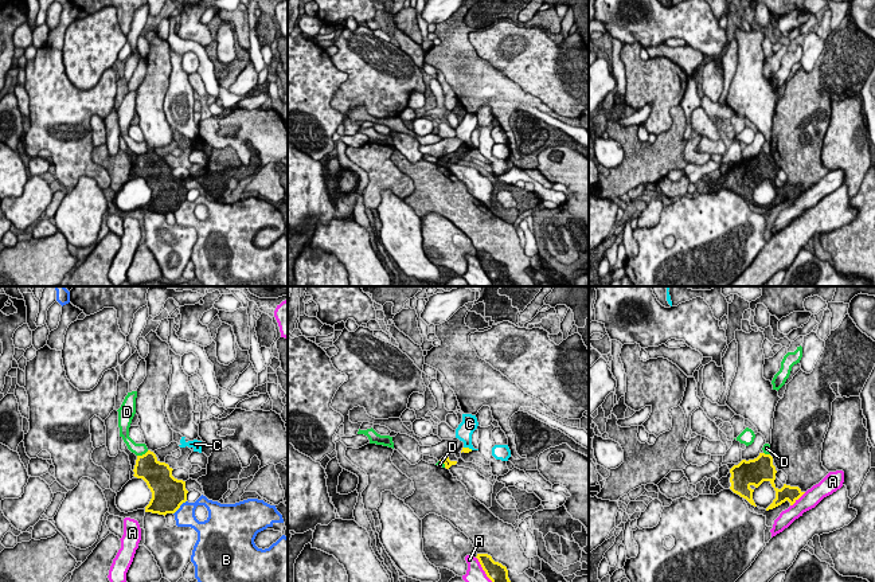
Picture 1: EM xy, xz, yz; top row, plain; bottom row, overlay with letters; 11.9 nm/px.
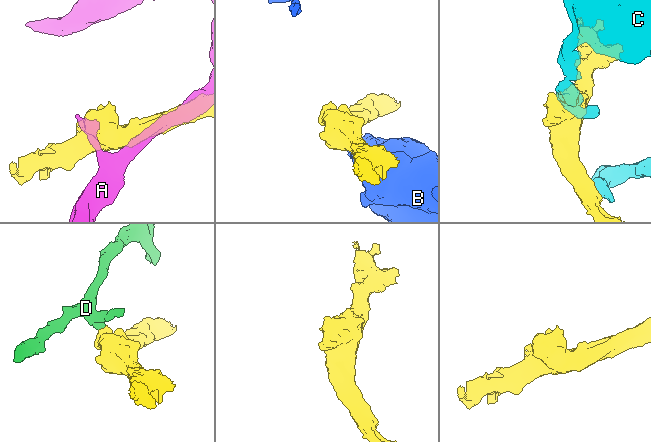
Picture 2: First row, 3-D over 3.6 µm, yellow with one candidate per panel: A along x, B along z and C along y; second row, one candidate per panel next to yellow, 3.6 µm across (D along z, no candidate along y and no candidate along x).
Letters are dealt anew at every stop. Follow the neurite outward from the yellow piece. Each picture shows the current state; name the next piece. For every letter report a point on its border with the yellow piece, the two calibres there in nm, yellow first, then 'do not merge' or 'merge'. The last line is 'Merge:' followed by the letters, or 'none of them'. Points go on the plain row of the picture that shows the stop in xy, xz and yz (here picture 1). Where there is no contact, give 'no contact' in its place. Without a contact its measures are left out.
A: yz (797, 198) | 190/200 nm | do not merge
B: xy (179, 206) | 400/240 nm | do not merge
C: xz (468, 147) | 60/200 nm | do not merge
D: xy (143, 153) | 300/160 nm | do not merge
Merge: none of them

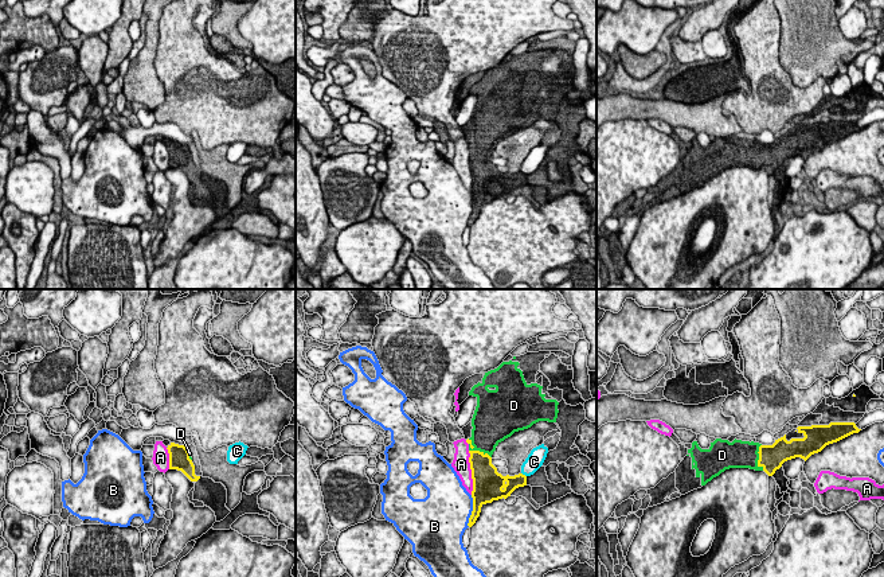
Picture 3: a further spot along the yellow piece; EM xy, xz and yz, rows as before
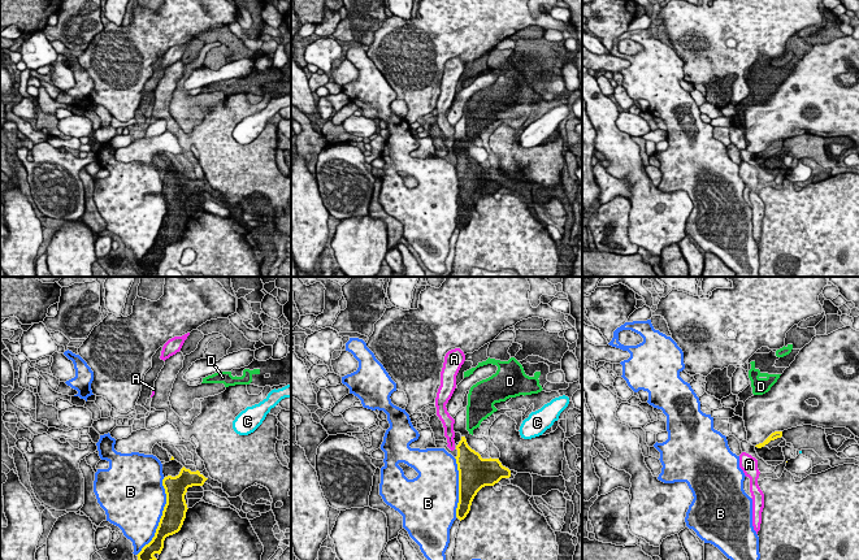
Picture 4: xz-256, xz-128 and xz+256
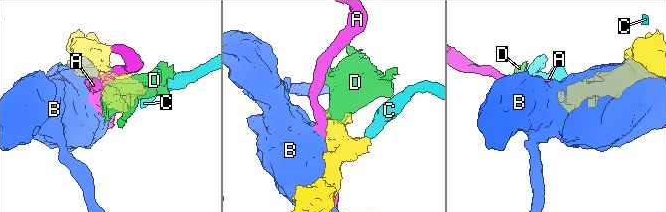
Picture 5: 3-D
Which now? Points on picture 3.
A: xz (472, 171) | 360/200 nm | do not merge
B: xz (472, 210) | 240/500 nm | do not merge
C: xz (524, 174) | 160/200 nm | do not merge
D: xz (477, 149) | 280/360 nm | merge
Merge: D

